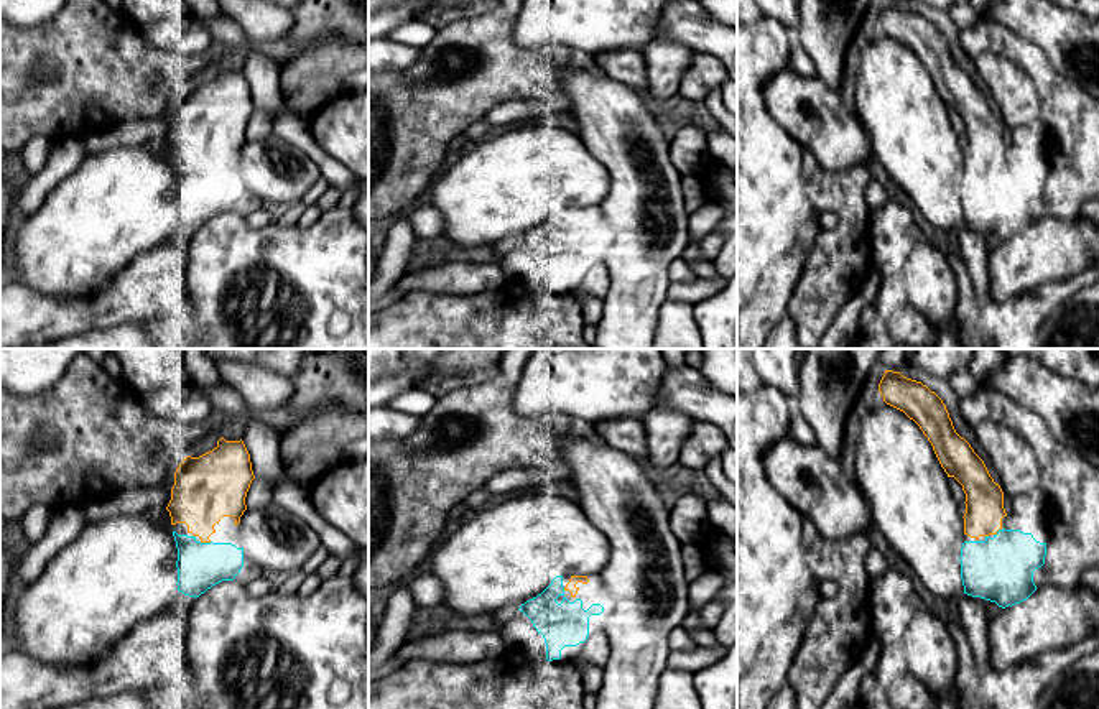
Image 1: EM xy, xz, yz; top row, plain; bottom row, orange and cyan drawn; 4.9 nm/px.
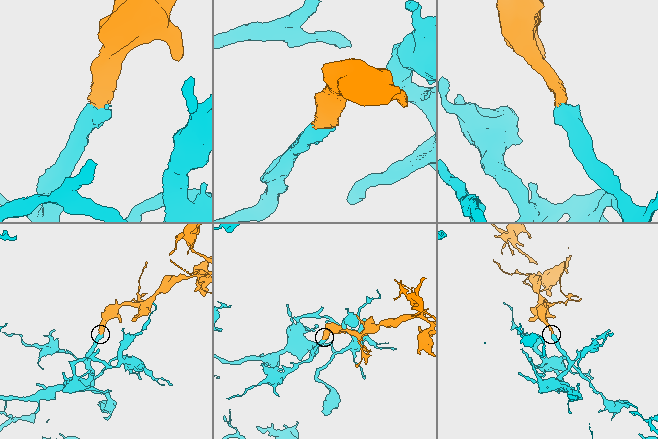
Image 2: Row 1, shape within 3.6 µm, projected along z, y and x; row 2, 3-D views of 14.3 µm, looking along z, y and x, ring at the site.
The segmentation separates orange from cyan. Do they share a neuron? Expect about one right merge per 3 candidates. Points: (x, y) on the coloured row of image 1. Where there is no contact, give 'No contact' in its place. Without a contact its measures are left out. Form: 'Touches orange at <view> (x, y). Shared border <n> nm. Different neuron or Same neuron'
Touches orange at xy (206, 542). Shared border 60 nm. Same neuron

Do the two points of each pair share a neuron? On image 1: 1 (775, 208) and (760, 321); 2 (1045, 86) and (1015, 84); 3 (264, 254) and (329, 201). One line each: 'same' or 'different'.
1: different
2: different
3: different

